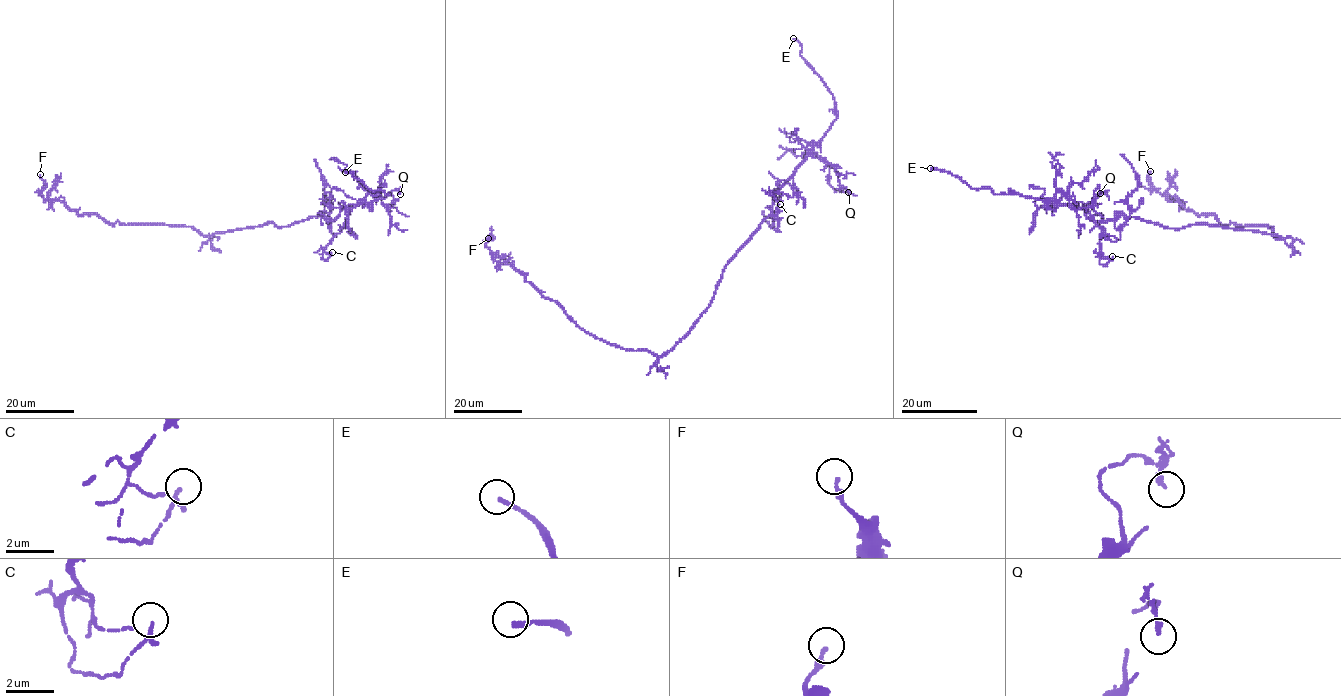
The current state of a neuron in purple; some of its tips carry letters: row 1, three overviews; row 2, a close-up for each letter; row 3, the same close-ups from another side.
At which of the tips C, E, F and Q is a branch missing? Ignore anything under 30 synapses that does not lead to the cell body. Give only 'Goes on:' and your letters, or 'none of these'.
Goes on: E

